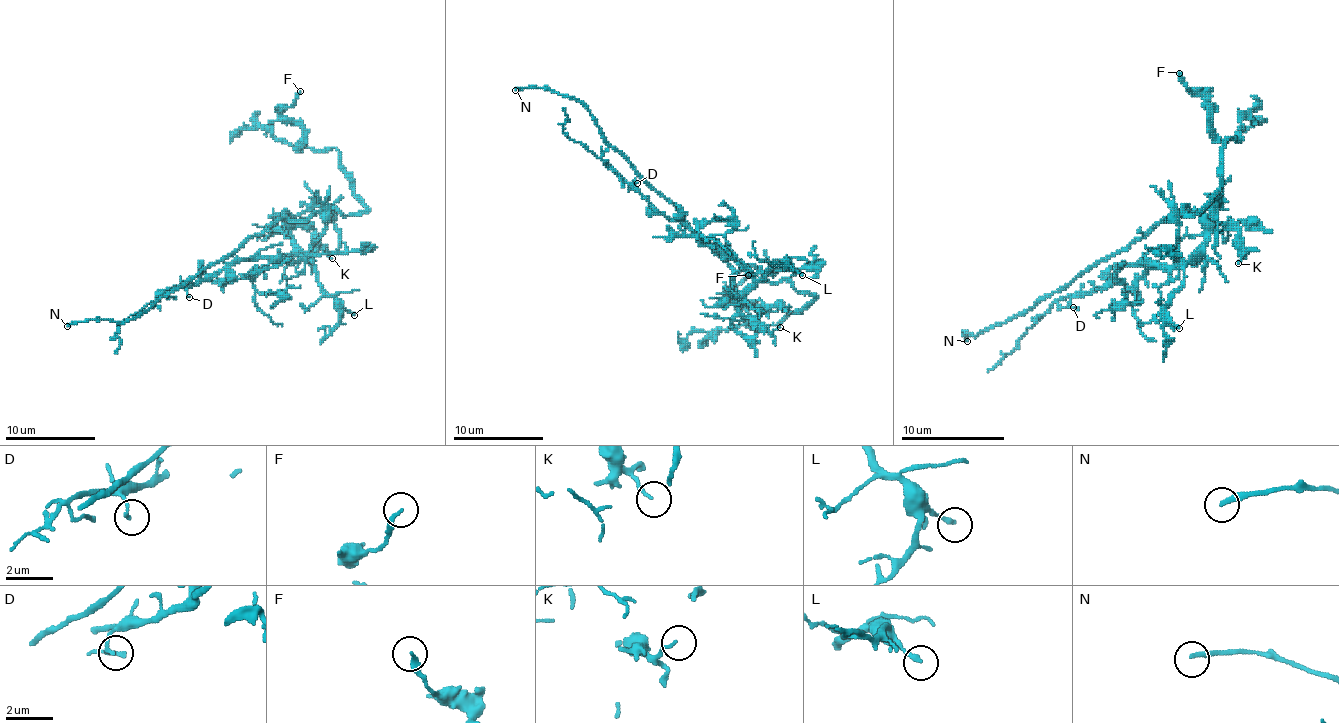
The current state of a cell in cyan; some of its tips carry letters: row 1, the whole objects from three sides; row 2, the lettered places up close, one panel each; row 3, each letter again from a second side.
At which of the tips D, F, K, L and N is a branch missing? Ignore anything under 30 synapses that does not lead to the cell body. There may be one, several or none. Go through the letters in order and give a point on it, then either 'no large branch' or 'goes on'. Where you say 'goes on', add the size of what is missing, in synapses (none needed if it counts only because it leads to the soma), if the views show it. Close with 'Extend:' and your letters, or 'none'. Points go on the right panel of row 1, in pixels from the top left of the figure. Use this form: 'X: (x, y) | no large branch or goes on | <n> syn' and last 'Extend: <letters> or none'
D: (1073, 307) | no large branch
F: (1179, 73) | no large branch
K: (1238, 263) | no large branch
L: (1179, 328) | no large branch
N: (967, 341) | goes on
Extend: N

